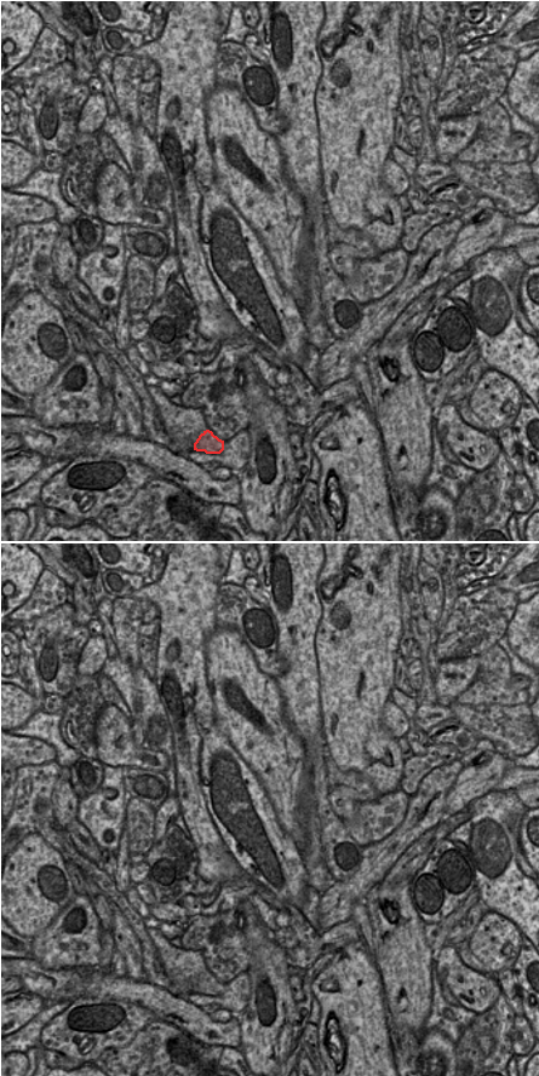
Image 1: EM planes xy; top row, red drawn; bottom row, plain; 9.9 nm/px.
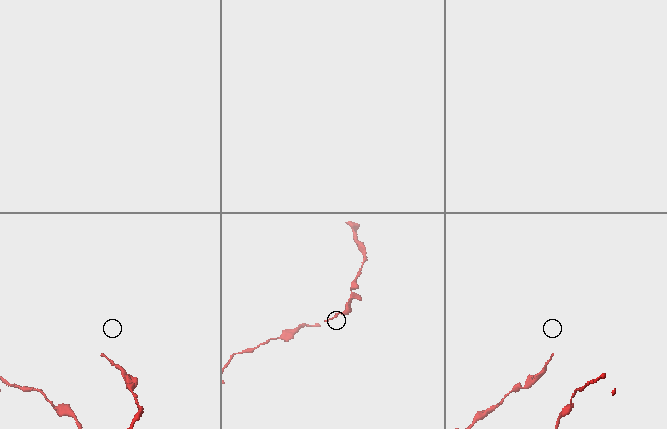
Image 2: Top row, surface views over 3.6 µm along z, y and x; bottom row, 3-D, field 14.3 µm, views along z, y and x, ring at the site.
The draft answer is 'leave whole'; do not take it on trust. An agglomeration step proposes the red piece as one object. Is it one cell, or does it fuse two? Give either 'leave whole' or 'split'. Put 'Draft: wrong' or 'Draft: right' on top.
Draft: wrong
split

